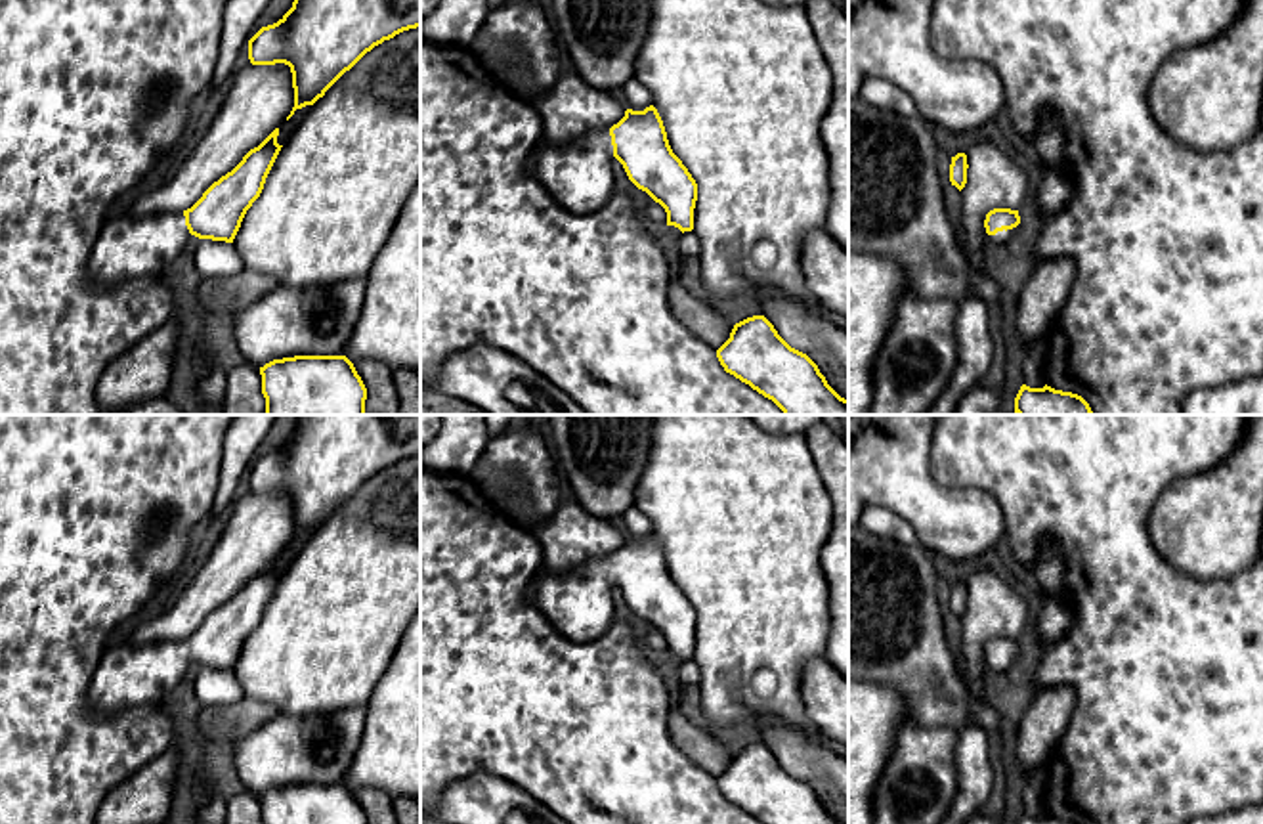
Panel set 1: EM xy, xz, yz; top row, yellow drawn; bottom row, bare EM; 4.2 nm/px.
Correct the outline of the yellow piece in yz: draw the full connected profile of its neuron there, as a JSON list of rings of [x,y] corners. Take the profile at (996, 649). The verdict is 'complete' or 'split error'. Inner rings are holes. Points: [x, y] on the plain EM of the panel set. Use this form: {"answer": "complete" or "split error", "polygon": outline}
{"answer": "split error", "polygon": [[[994,637],[986,642],[984,656],[990,663],[990,671],[1005,677],[1009,667],[1015,665],[1020,656],[1018,639]]]}

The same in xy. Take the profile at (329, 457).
{"answer": "complete", "polygon": [[[300,415],[292,436],[248,468],[248,488],[290,495],[294,535],[289,549],[375,474],[417,455],[420,415]]]}

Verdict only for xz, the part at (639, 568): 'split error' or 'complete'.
split error

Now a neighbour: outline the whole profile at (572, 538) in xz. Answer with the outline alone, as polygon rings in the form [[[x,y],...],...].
[[[575,499],[562,501],[533,535],[543,566],[560,574],[610,558],[627,539],[608,518],[592,516]]]

